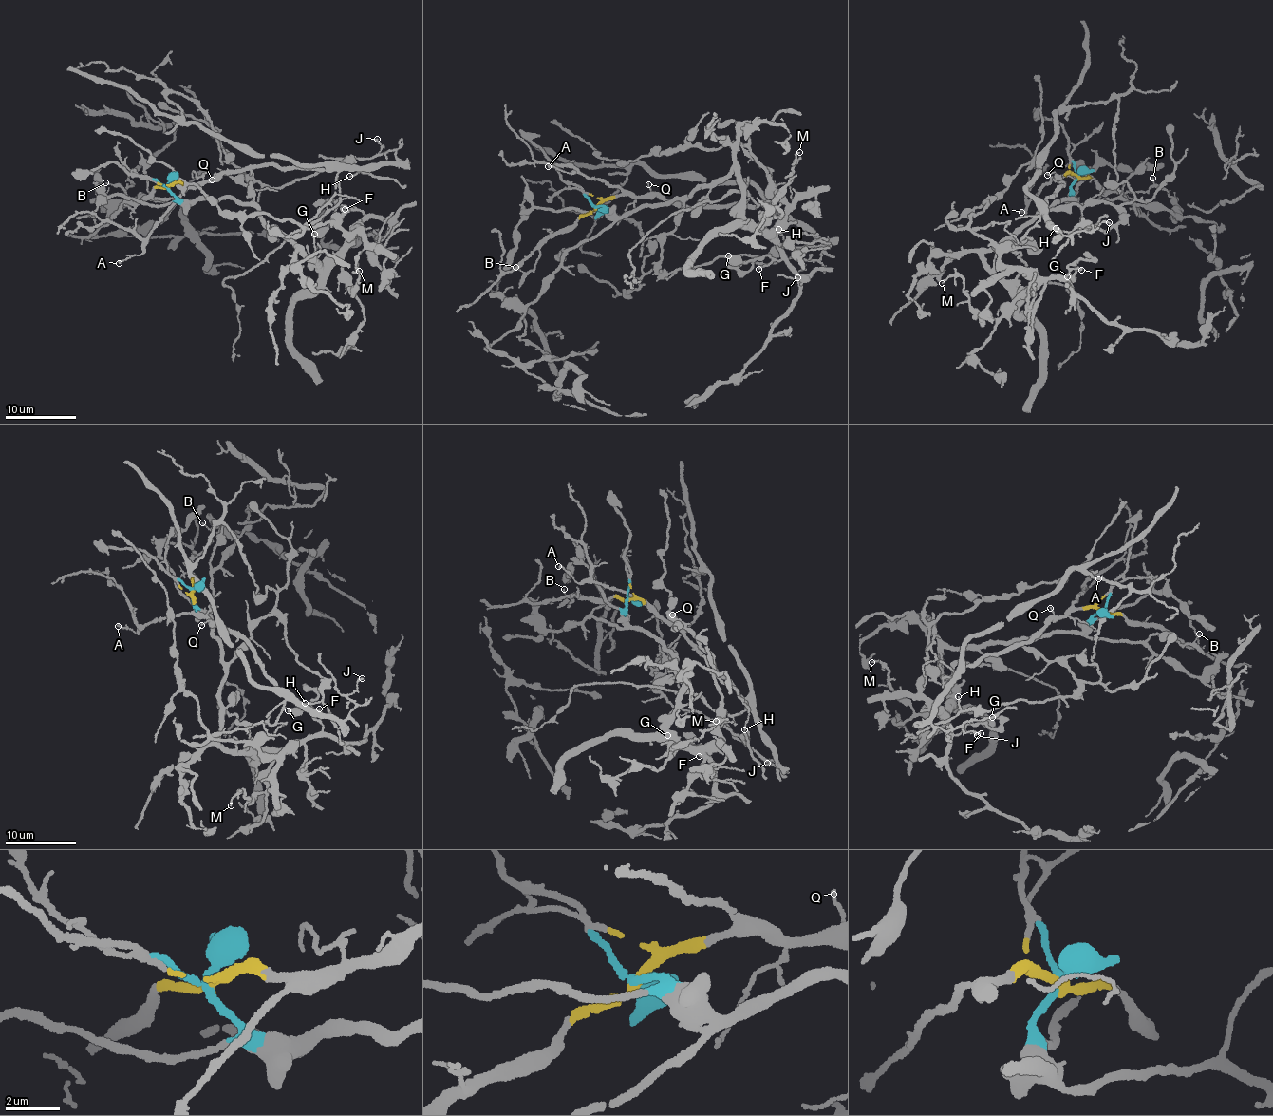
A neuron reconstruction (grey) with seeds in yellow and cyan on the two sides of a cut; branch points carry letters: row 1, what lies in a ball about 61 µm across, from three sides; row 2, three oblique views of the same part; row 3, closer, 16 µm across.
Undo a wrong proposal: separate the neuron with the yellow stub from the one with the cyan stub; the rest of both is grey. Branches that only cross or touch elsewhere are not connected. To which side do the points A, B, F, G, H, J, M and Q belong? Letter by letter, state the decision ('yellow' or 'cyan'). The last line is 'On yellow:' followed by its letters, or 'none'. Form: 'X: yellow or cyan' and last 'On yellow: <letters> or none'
A: yellow
B: yellow
F: cyan
G: cyan
H: cyan
J: yellow
M: cyan
Q: yellow
On yellow: A, B, J, Q

